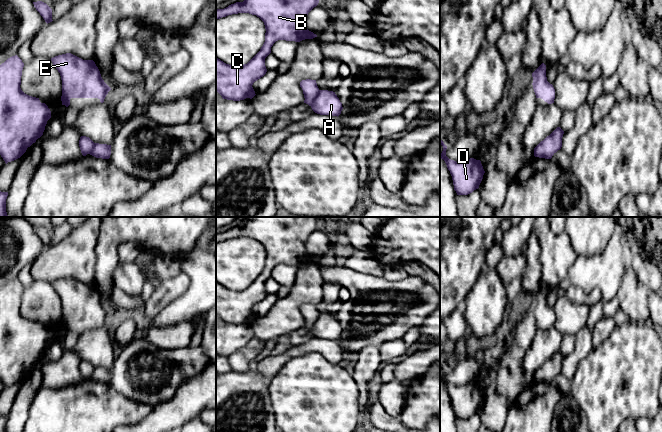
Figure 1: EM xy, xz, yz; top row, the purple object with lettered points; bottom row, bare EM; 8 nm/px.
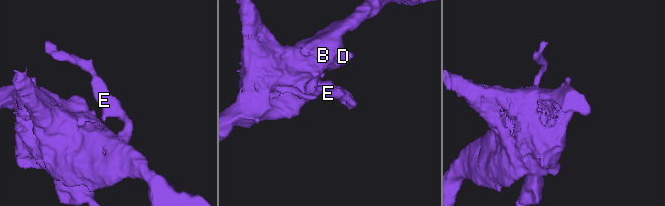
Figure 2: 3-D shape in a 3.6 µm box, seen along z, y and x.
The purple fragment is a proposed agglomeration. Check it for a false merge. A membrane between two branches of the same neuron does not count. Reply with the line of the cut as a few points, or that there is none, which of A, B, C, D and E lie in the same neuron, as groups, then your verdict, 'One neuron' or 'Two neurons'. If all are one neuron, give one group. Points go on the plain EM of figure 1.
Split along xz (320, 314), (310, 329). Groups: A E / B C D. Two neurons

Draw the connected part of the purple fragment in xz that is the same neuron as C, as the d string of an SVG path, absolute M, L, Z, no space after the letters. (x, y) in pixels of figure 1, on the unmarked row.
M248 217L243 226L216 233L216 244L249 237L259 241L266 253L263 270L247 288L231 290L216 281L216 316L227 324L252 323L256 319L252 309L266 298L265 282L276 265L317 261L307 253L305 244L320 223L320 217Z

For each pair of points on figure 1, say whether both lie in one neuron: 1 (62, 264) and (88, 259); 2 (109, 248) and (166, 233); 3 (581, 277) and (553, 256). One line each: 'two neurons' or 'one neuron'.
1: one neuron
2: one neuron
3: two neurons

